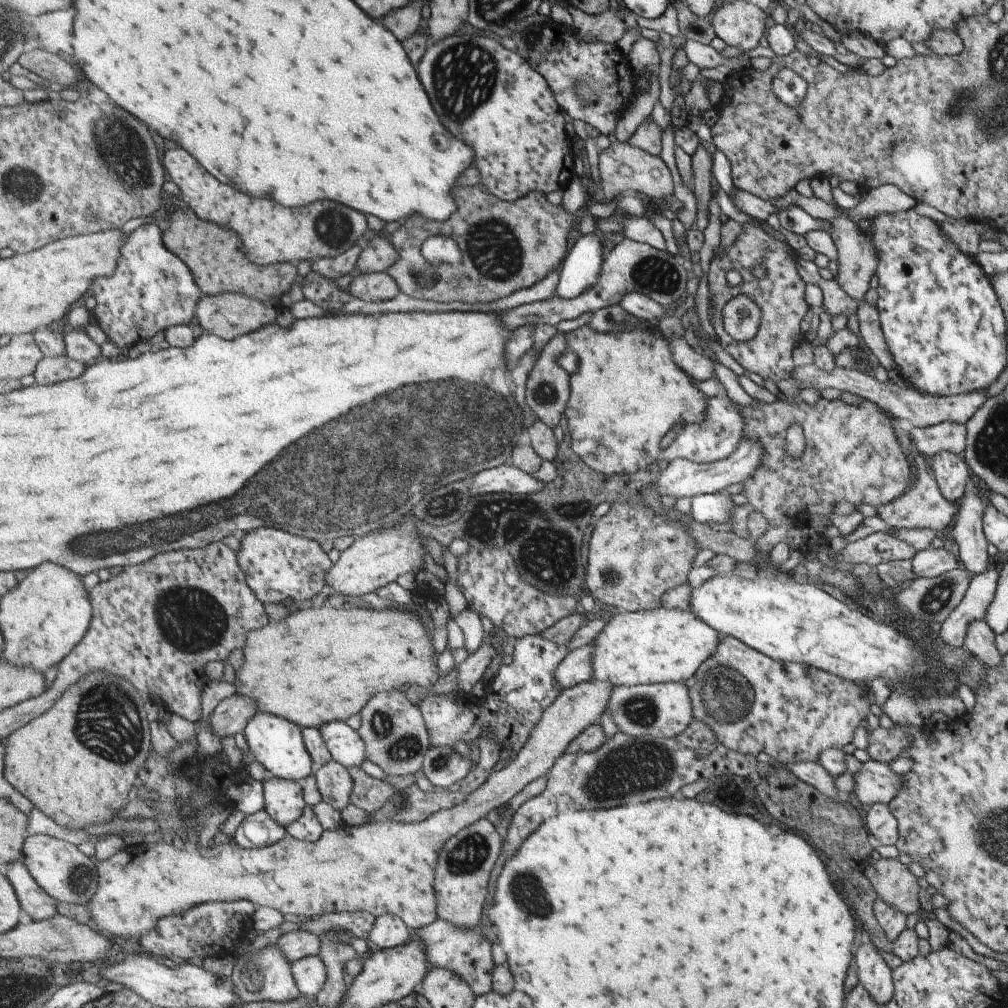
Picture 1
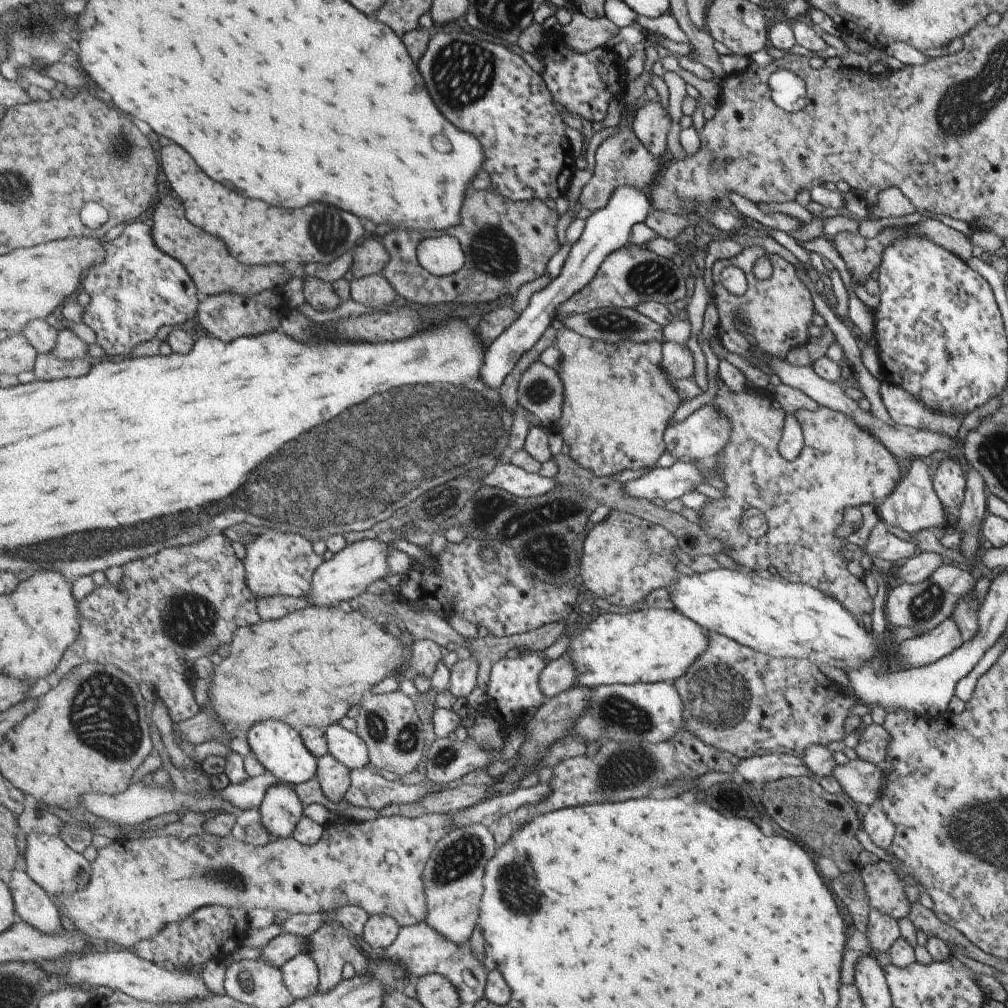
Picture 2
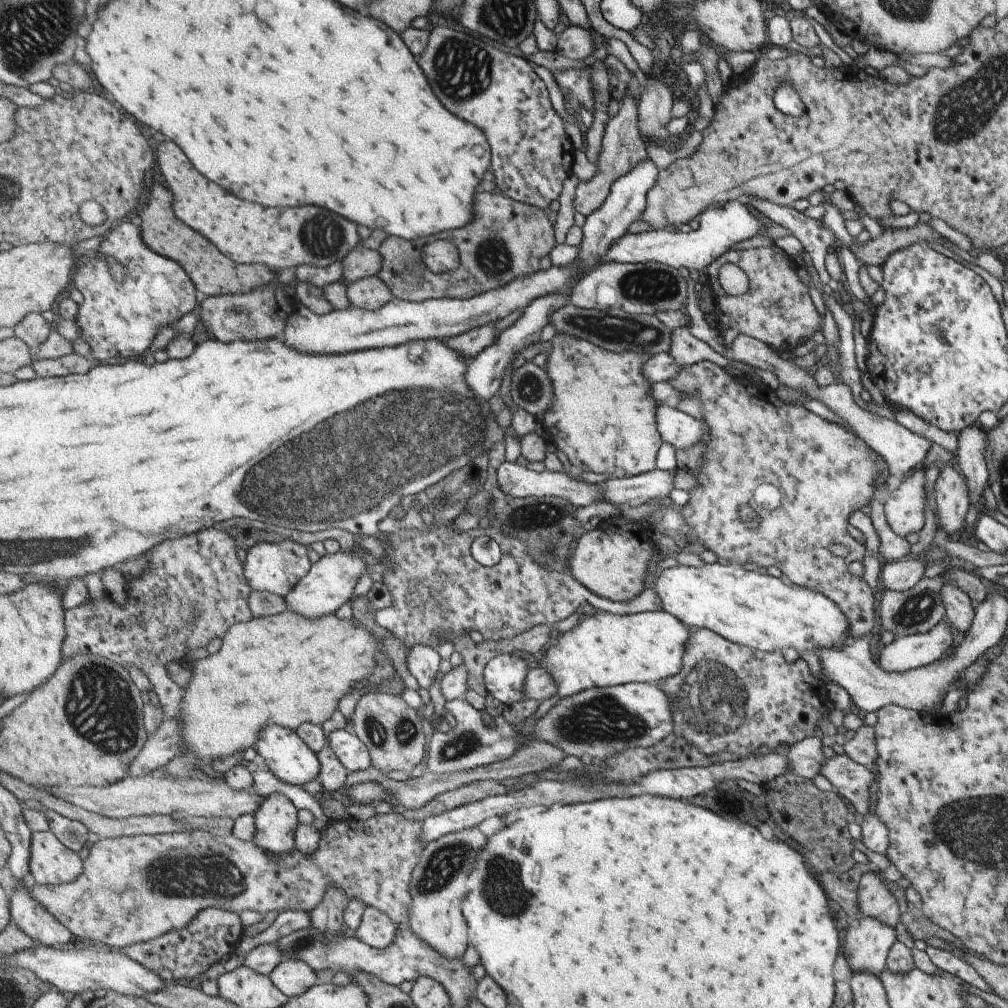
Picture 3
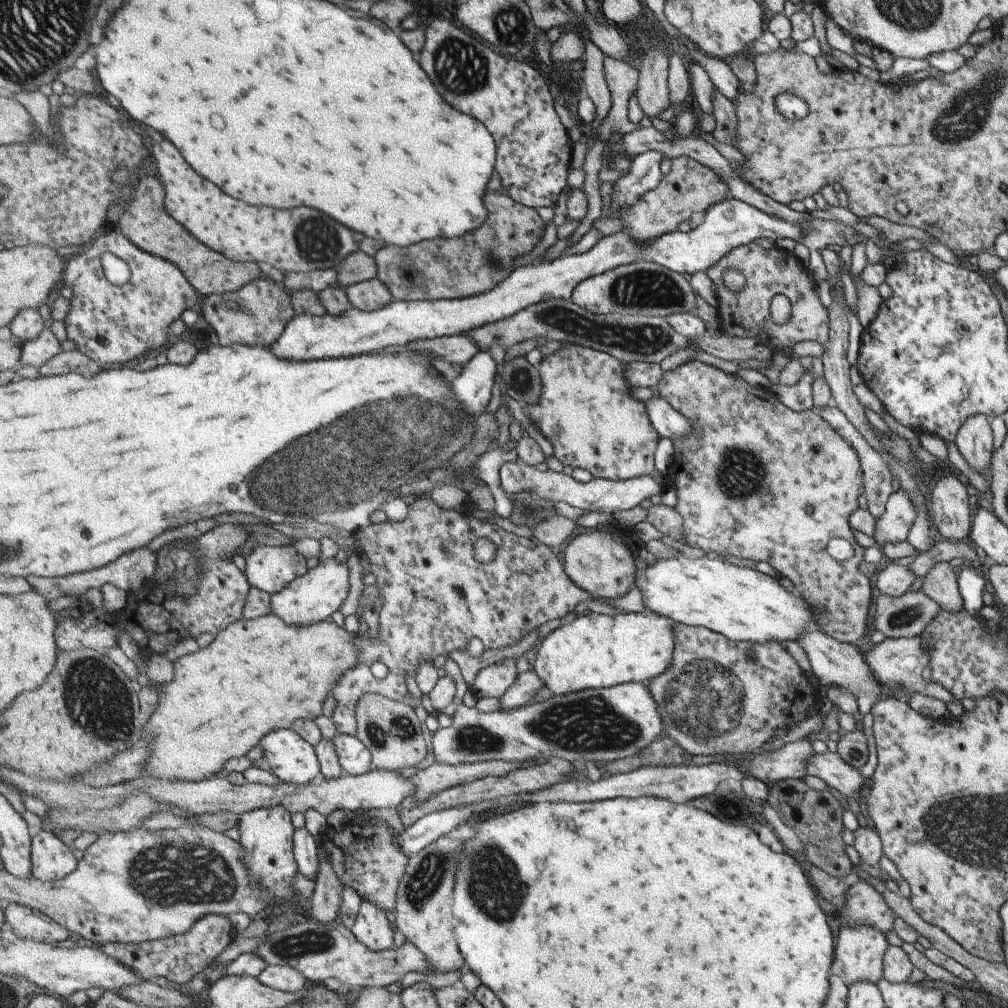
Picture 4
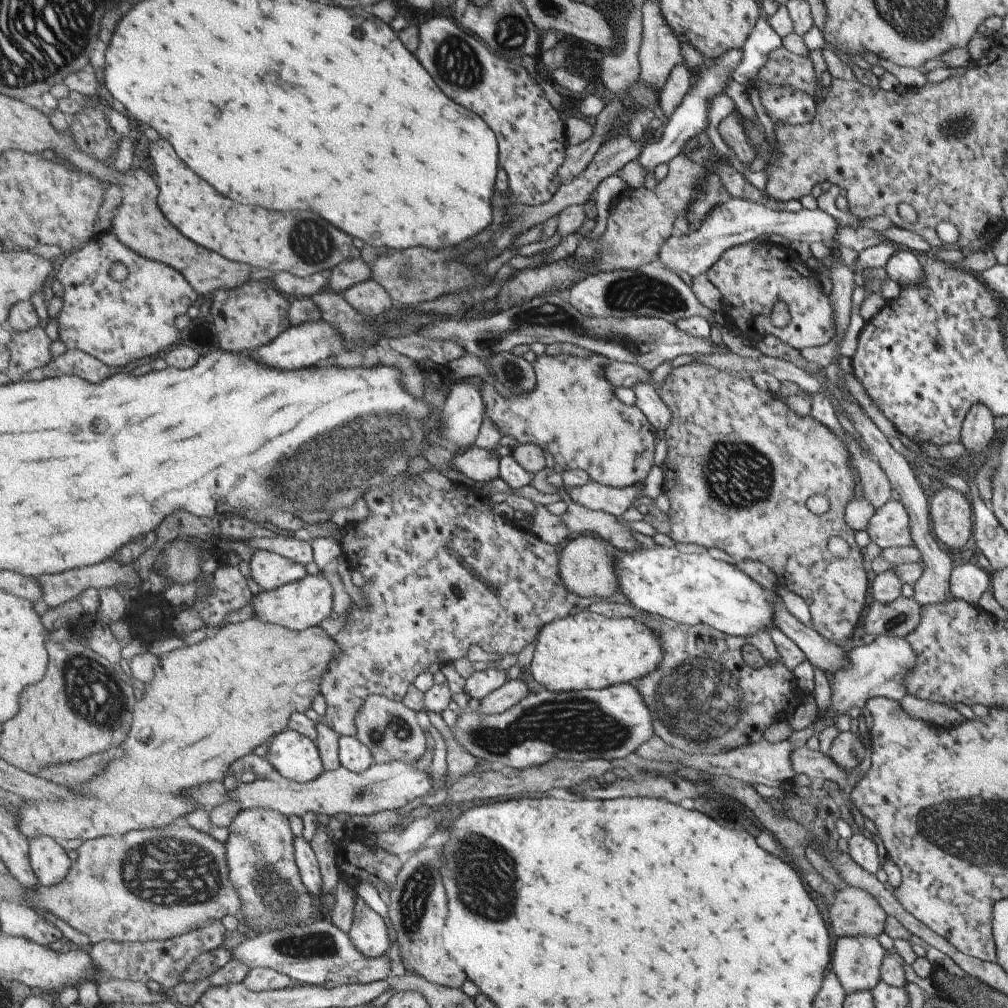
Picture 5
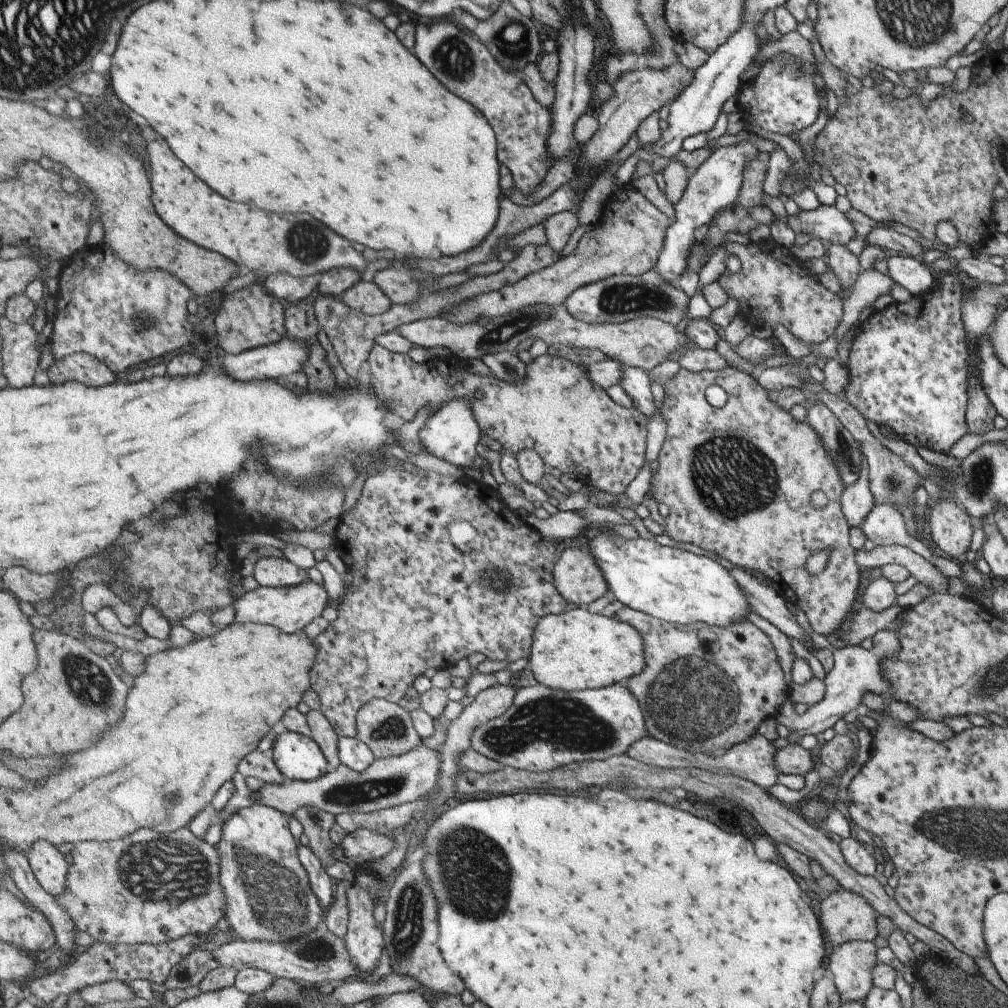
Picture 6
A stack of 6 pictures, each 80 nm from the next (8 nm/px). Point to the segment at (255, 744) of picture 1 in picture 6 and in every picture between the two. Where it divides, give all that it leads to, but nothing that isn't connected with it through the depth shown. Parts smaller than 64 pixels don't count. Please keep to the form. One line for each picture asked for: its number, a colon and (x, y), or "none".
2: (280, 748)
3: (284, 750)
4: (293, 759)
5: (296, 757)
6: (299, 757)

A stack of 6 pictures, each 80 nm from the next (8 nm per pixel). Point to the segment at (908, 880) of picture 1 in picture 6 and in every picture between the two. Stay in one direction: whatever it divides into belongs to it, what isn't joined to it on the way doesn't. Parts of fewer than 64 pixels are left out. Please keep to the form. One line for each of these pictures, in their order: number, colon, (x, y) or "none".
2: (884, 890)
3: (874, 899)
4: (864, 904)
5: (854, 912)
6: (845, 916)

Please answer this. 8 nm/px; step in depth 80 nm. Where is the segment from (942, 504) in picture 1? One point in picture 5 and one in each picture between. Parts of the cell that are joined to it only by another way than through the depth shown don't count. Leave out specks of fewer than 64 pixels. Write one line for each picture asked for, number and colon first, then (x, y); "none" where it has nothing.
2: (912, 506)
3: (903, 510)
4: (899, 513)
5: (888, 527)

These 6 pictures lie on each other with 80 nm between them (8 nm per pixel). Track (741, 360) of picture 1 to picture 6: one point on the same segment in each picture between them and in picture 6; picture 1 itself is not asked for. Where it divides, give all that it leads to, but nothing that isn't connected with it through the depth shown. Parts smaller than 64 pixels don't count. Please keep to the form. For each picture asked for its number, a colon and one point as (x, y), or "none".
2: (777, 311)
3: (776, 309)
4: (745, 313)
5: (749, 277)
6: (770, 288)

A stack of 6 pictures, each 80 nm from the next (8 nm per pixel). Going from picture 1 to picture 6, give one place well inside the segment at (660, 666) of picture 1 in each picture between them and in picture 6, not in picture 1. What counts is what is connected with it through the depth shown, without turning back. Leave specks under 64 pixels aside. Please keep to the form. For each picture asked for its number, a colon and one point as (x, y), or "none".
2: (649, 645)
3: (606, 649)
4: (592, 651)
5: (587, 650)
6: (576, 650)

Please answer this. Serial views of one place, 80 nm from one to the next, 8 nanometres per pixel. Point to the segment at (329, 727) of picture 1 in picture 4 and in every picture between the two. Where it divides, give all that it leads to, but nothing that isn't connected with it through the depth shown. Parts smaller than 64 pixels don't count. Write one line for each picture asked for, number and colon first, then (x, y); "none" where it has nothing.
2: (348, 747)
3: (352, 751)
4: (356, 758)

